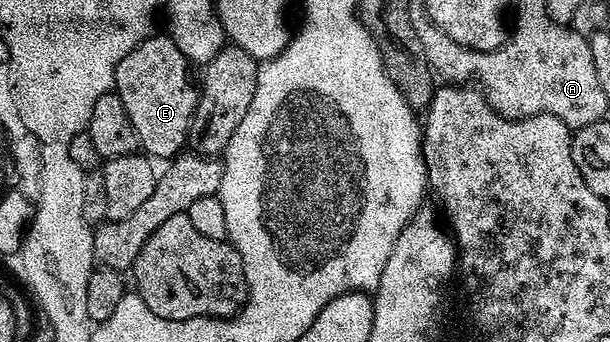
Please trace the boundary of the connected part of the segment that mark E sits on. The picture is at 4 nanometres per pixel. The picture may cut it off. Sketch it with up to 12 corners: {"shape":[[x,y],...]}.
{"shape":[[152,34],[114,91],[152,158],[184,151],[199,88],[181,50]]}

